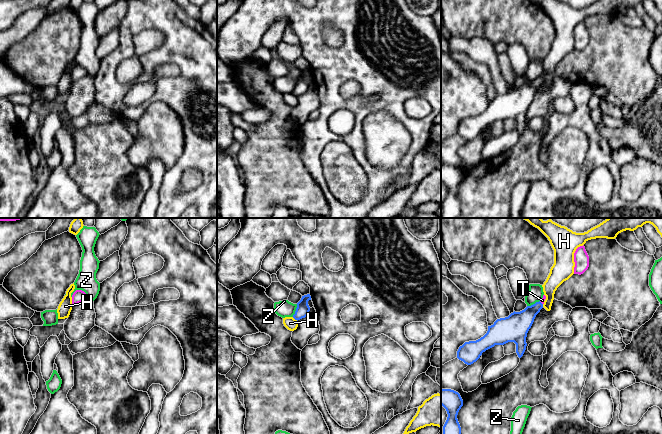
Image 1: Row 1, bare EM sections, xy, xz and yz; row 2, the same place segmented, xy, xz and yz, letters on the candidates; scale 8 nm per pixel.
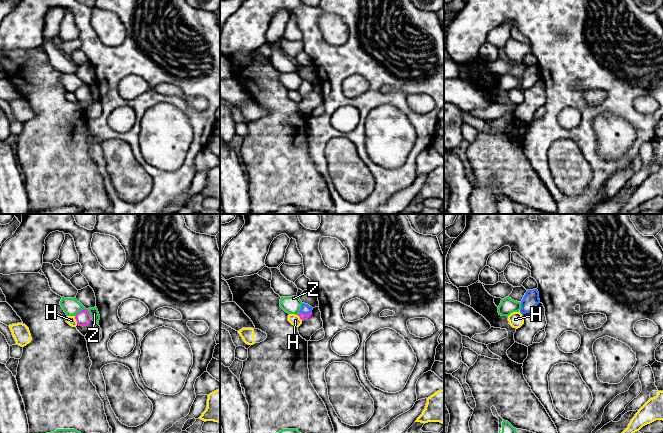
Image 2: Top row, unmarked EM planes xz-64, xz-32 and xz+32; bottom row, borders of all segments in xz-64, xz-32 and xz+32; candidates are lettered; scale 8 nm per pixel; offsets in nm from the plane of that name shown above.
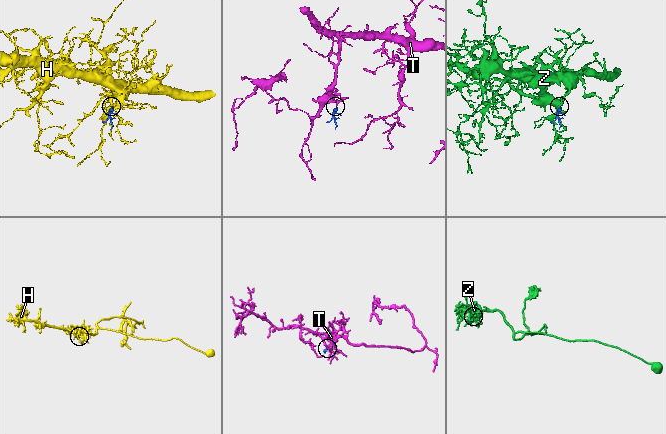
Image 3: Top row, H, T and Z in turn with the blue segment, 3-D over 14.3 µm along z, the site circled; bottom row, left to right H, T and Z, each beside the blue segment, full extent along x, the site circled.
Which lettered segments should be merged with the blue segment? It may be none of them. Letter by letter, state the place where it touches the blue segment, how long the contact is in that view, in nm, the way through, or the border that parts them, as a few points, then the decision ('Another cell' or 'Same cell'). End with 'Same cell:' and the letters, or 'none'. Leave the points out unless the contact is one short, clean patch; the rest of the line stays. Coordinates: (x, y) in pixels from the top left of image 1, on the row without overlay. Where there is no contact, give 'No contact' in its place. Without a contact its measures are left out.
H: Touches blue at xz (295, 95). Shared border 50 nm. Boundary: xz (292, 93), (297, 96). Another cell
T: Touches blue at yz (541, 79). Shared border 40 nm. Path across: yz (518, 100), (541, 79), (542, 76). Same cell
Z: Touches blue at xz (296, 86). Shared border 110 nm. Boundary: xz (297, 80), (295, 89), (292, 92). Another cell
Same cell: T

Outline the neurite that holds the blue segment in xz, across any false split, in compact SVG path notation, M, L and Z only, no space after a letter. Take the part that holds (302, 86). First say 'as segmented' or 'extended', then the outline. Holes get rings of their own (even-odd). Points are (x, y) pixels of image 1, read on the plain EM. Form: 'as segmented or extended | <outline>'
as segmented | M310 70L302 72L301 76L297 79L297 84L295 87L295 90L293 91L293 94L295 96L300 96L302 94L305 94L309 87L310 83L308 81L308 77L311 76Z

